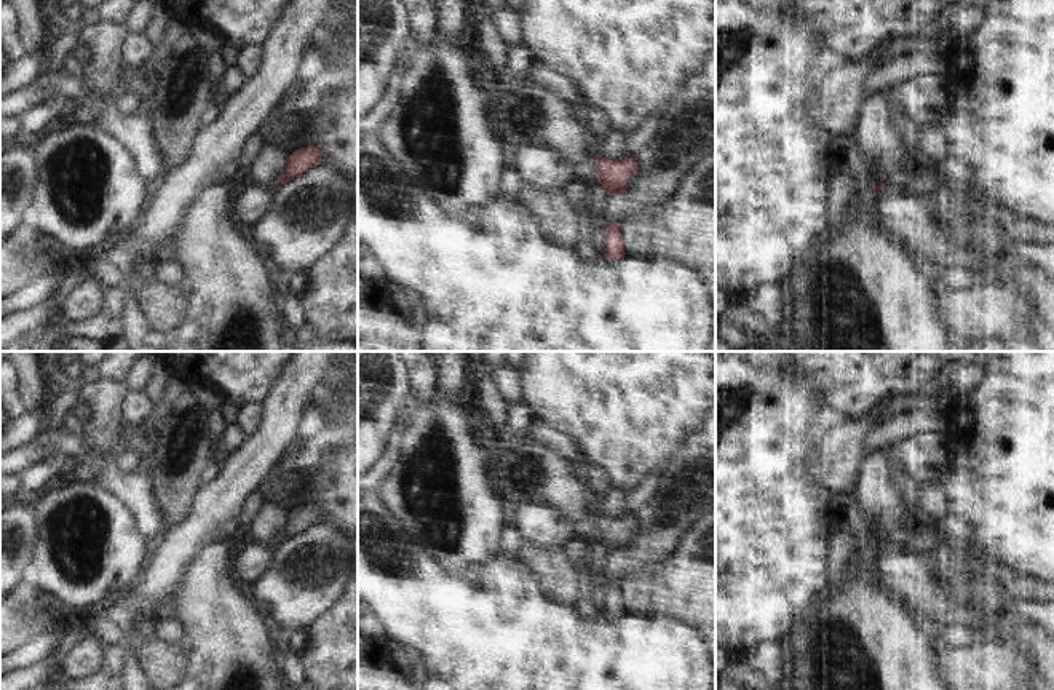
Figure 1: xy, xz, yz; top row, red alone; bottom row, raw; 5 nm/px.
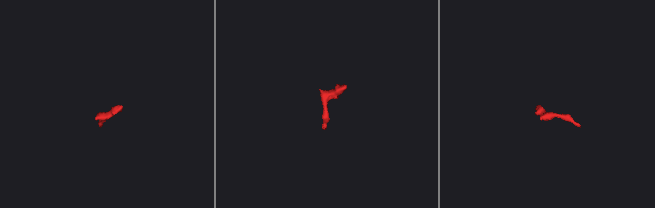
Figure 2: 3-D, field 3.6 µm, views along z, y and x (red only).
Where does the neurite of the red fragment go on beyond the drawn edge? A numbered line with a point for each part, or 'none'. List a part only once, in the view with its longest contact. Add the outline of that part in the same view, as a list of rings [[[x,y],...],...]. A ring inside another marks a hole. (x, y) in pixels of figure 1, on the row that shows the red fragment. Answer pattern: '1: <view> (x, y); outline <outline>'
1: xz (534, 117); outline [[[538,83],[513,86],[513,91],[498,107],[498,117],[498,131],[503,139],[514,141],[519,149],[556,149],[573,161],[580,180],[599,182],[596,152],[588,147],[589,128],[565,99]]]

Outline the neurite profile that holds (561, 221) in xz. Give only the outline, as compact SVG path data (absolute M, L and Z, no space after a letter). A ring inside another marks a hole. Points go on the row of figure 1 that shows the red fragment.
M525 182L521 190L521 200L541 217L553 238L569 248L575 248L580 240L580 214L573 211L561 190L549 192L532 182Z

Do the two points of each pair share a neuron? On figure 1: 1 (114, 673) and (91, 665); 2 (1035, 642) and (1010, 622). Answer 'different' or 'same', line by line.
1: different
2: same

